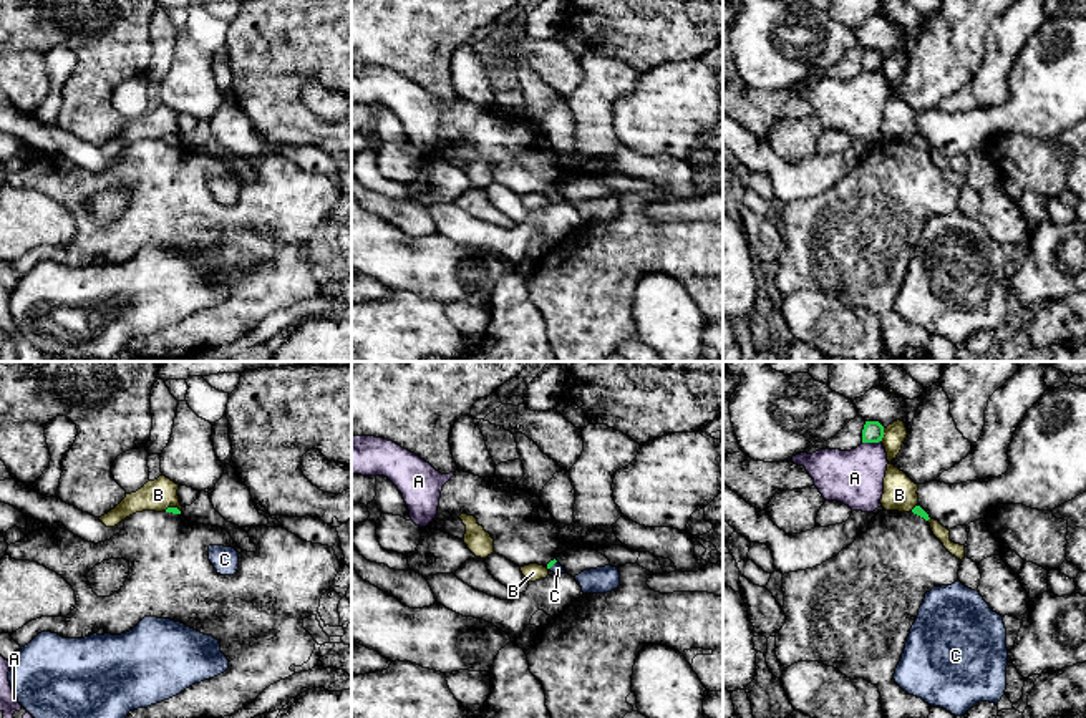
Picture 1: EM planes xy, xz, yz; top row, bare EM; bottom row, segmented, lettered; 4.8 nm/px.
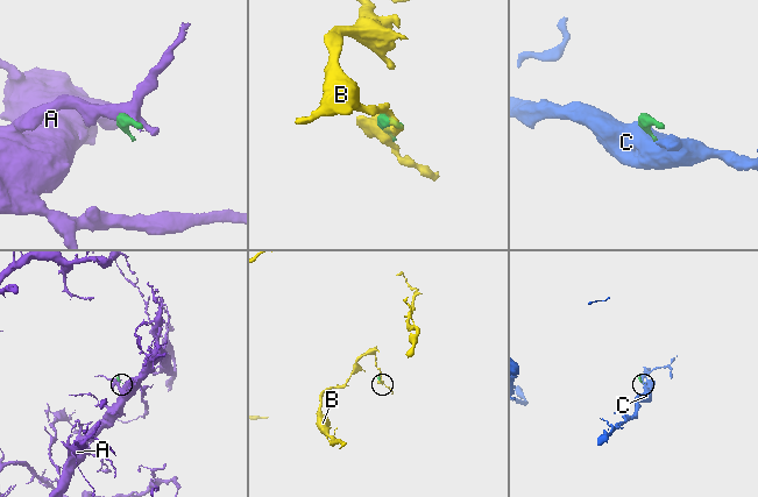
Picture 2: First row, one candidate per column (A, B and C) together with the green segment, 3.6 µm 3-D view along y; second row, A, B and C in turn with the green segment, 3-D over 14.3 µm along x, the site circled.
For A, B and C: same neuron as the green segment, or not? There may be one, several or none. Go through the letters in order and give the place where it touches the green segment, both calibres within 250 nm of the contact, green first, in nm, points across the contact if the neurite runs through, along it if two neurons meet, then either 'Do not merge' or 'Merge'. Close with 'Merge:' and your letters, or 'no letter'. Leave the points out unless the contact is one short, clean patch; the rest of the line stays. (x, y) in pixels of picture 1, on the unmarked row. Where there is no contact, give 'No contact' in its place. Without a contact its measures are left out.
A: Touches green at yz (871, 70). Thickness 100 nm (green) against 280 nm. Do not merge
B: Touches green at yz (882, 63). Thickness 100 nm (green) against 130 nm. Do not merge
C: Touches green at xz (552, 193). Thickness 20 nm (green) against 50 nm. Path across: xz (554, 189), (552, 193), (557, 198). Merge
Merge: C

